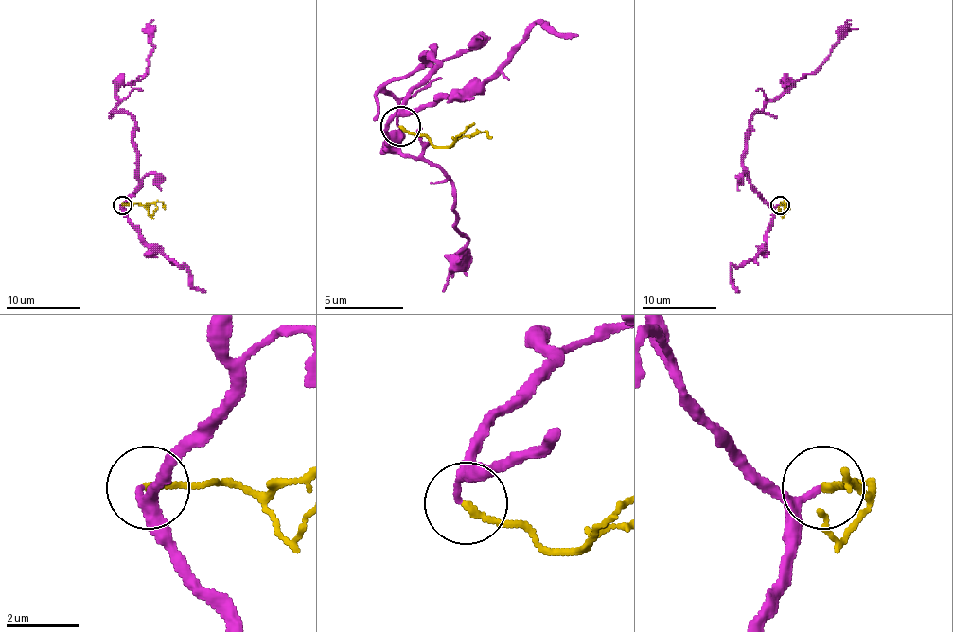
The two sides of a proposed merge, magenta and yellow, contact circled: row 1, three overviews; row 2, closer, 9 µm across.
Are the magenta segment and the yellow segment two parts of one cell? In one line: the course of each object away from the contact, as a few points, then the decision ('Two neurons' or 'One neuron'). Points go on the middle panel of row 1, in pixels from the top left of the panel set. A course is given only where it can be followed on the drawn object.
Course of magenta: (399, 127), (432, 48), (383, 88), (388, 139), (455, 198), (467, 277). Course of yellow: (399, 127), (435, 147), (483, 131), (490, 135). One neuron

